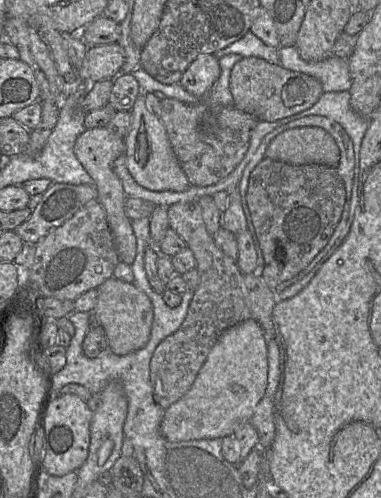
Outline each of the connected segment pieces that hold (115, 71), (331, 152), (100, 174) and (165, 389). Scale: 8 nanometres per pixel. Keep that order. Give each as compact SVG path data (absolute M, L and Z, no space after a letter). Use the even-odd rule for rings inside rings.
M118 42L89 46L78 76L85 84L100 80L113 80L121 73L125 52Z
M311 126L279 134L267 147L265 156L293 165L322 164L336 169L340 151L328 131Z
M107 127L85 129L74 144L76 158L91 176L97 189L97 200L105 210L119 259L131 265L136 257L137 240L132 228L132 220L124 211L125 191L120 179L113 171L113 162L123 153L125 153L124 138L113 134Z
M198 200L167 207L169 228L186 242L194 253L199 272L199 285L181 326L156 347L149 364L149 376L155 402L166 409L180 399L192 386L208 353L221 333L246 319L251 313L245 302L244 274L236 260L225 255L207 231Z

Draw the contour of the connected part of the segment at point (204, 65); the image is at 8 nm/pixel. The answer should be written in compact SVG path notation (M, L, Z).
M204 54L191 62L179 84L193 96L202 99L208 94L219 75L219 59L214 54Z

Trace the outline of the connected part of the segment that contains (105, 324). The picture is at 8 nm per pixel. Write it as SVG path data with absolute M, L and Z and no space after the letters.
M115 277L105 280L97 287L97 301L92 315L95 325L102 326L105 331L109 350L117 355L126 355L143 348L150 338L154 315L153 306L149 297L134 283L124 282Z

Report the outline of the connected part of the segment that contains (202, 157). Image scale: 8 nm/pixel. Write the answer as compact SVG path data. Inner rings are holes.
M167 97L160 101L158 117L190 185L201 187L218 183L238 166L259 121L235 106L186 104Z

